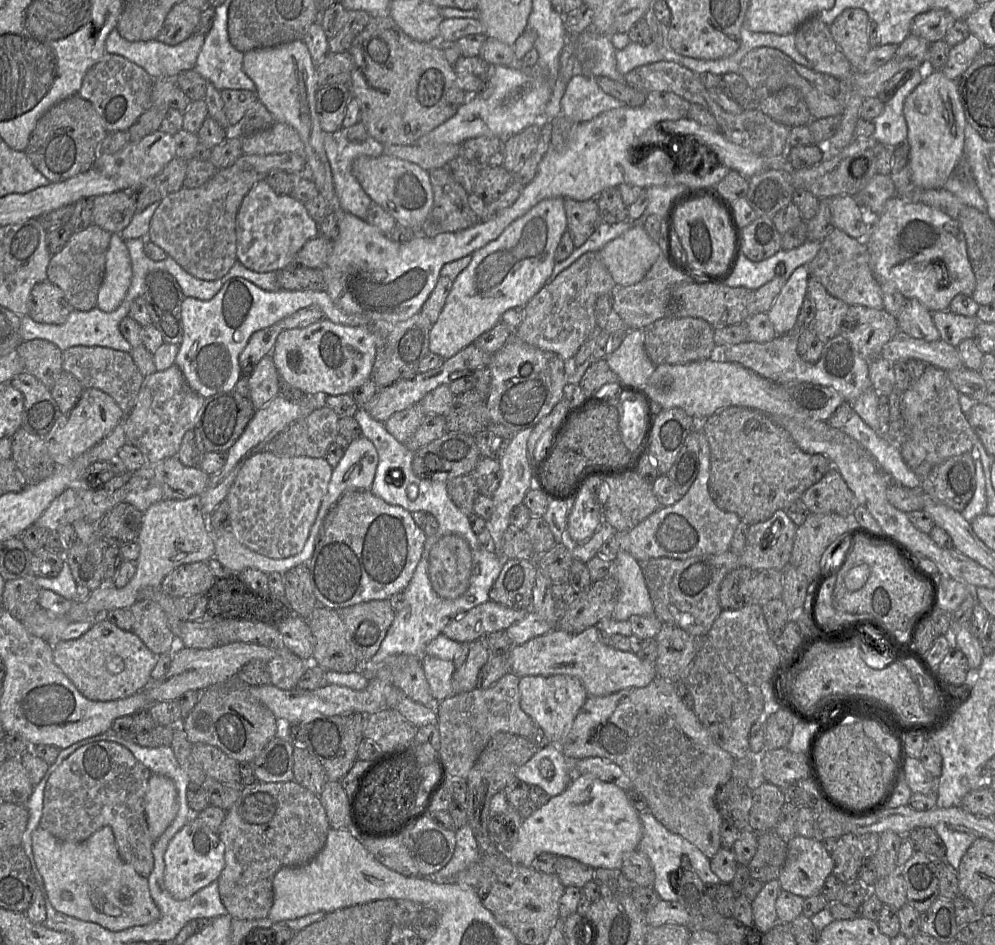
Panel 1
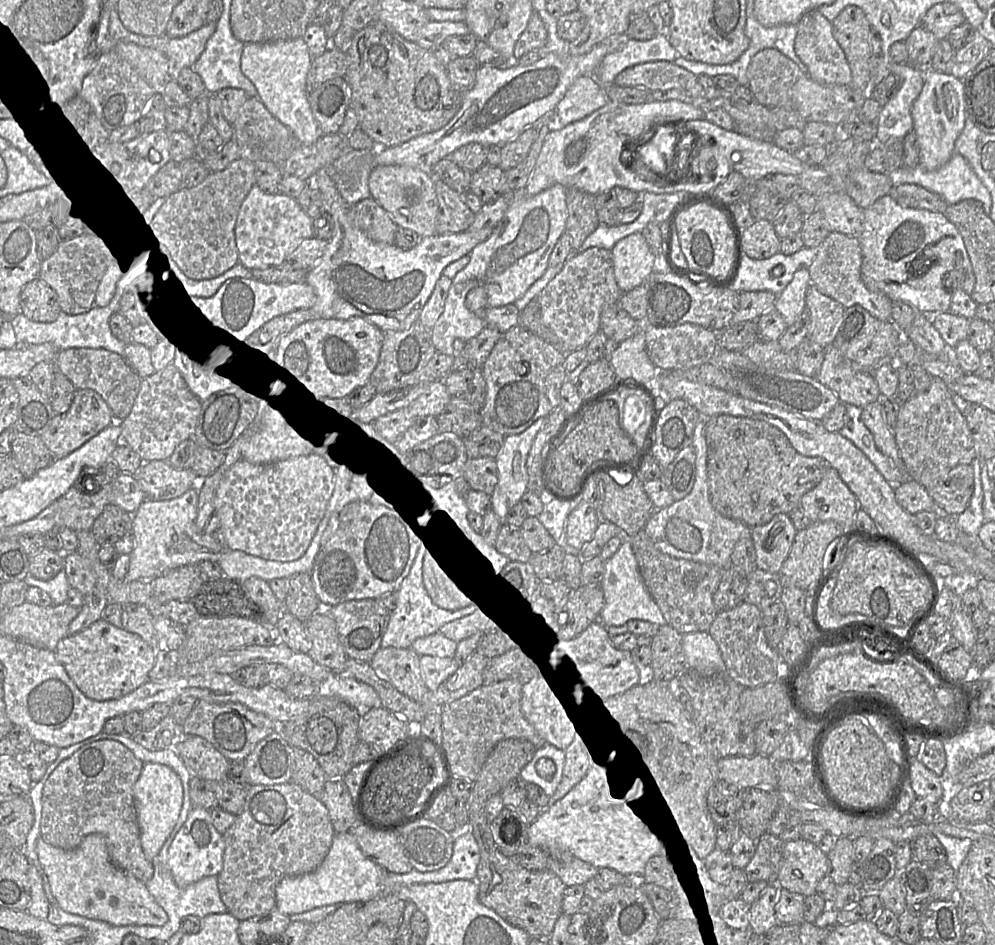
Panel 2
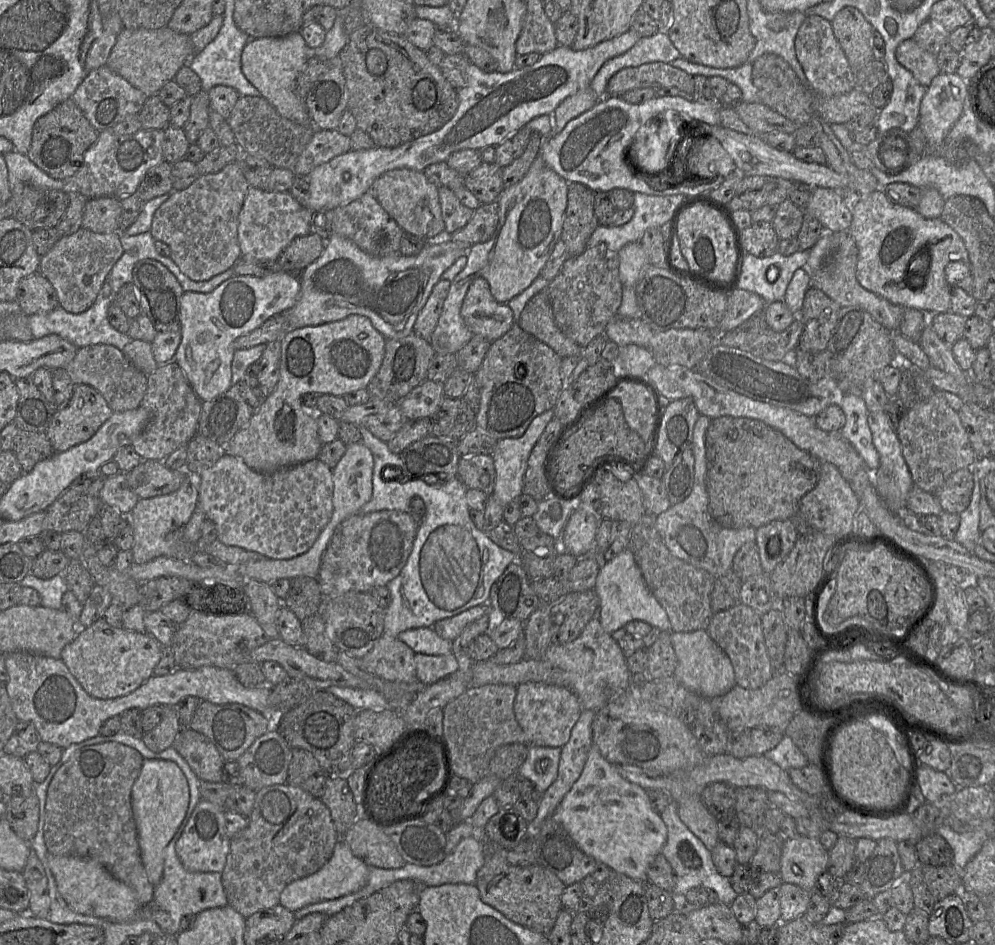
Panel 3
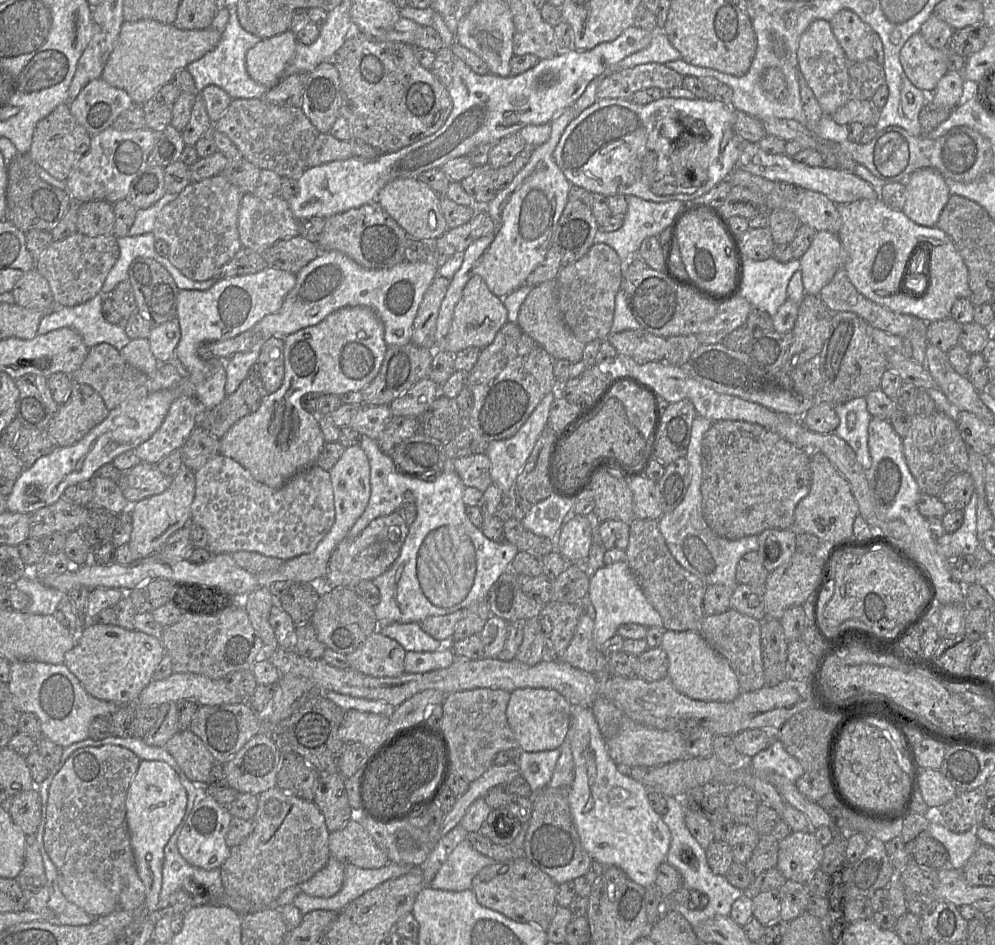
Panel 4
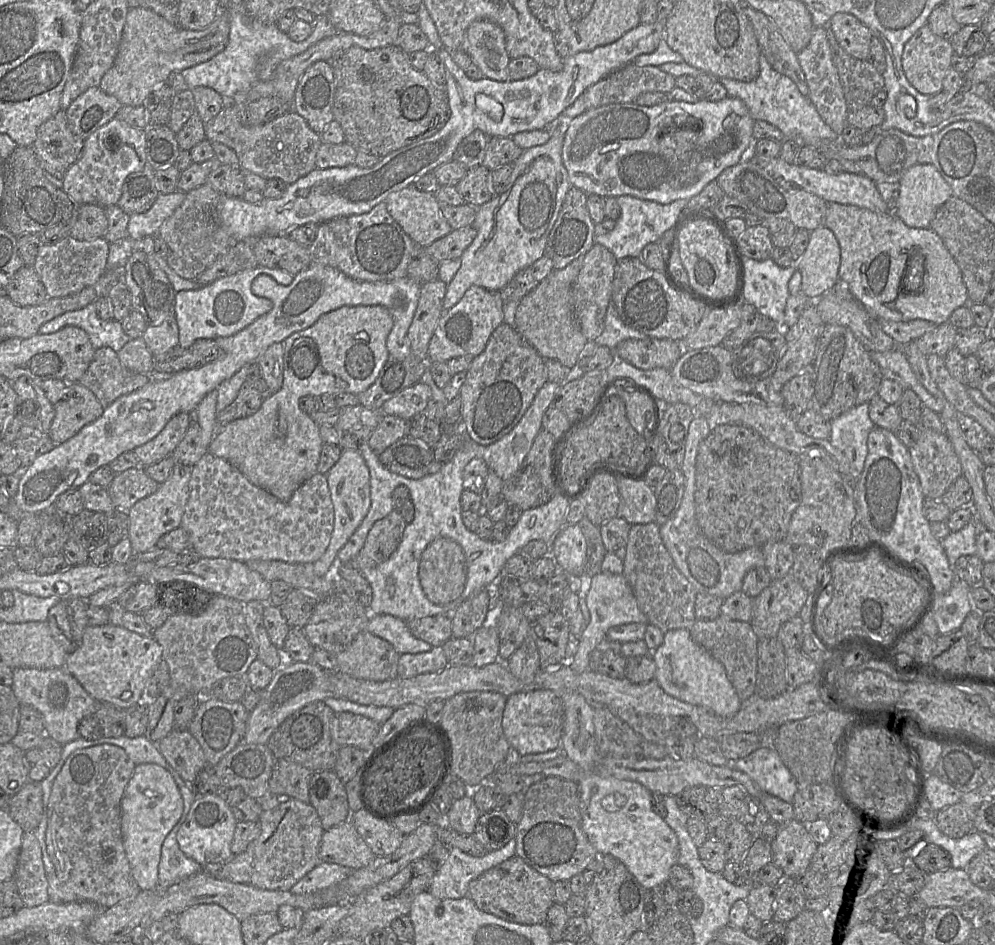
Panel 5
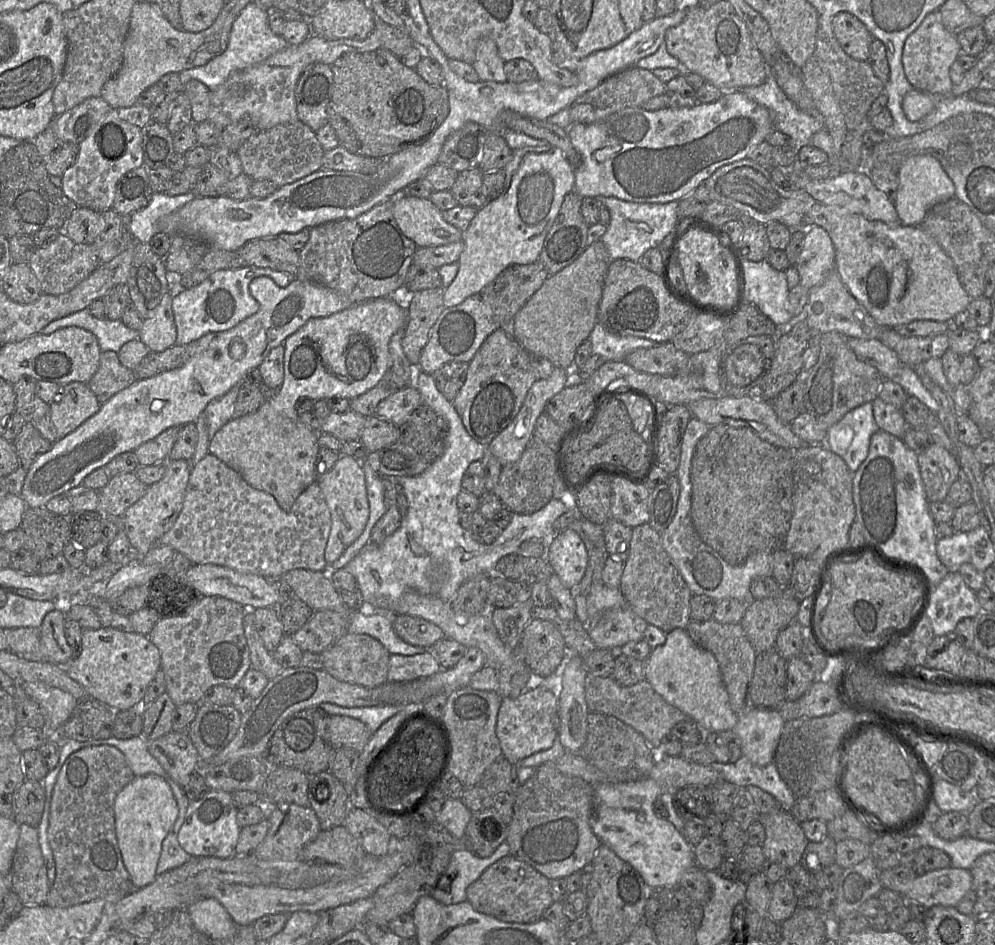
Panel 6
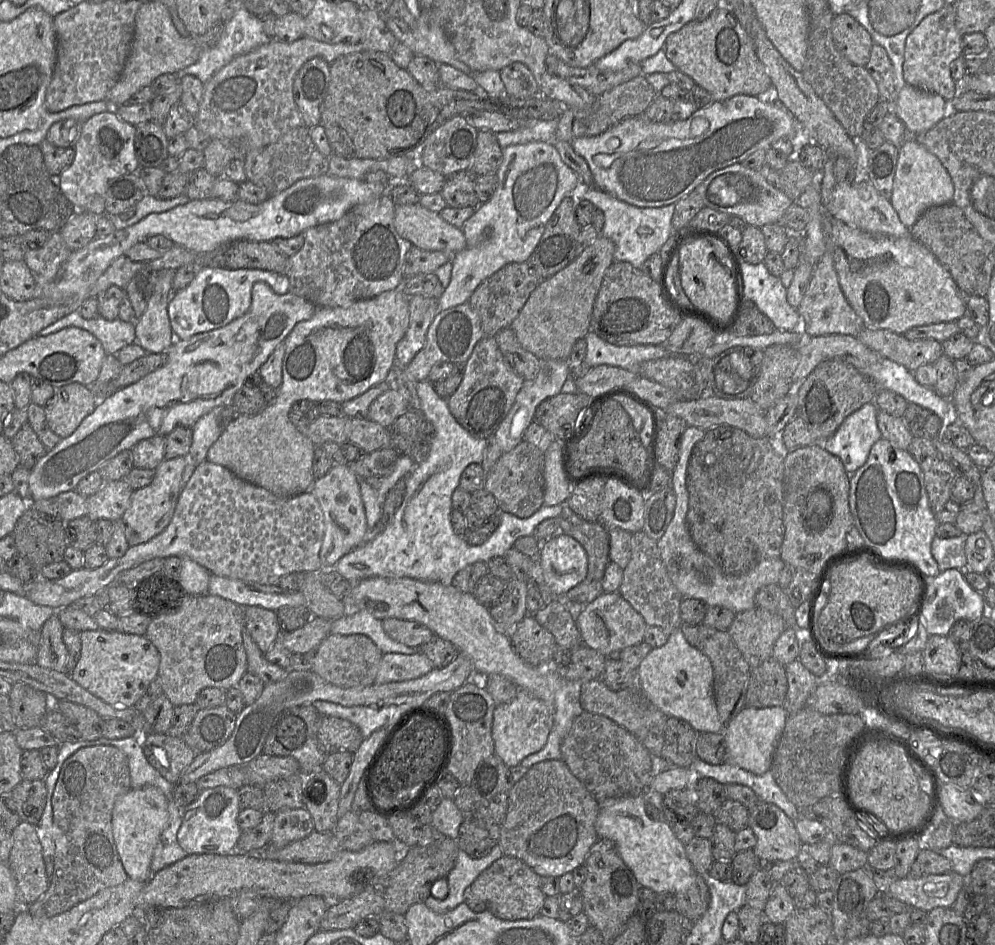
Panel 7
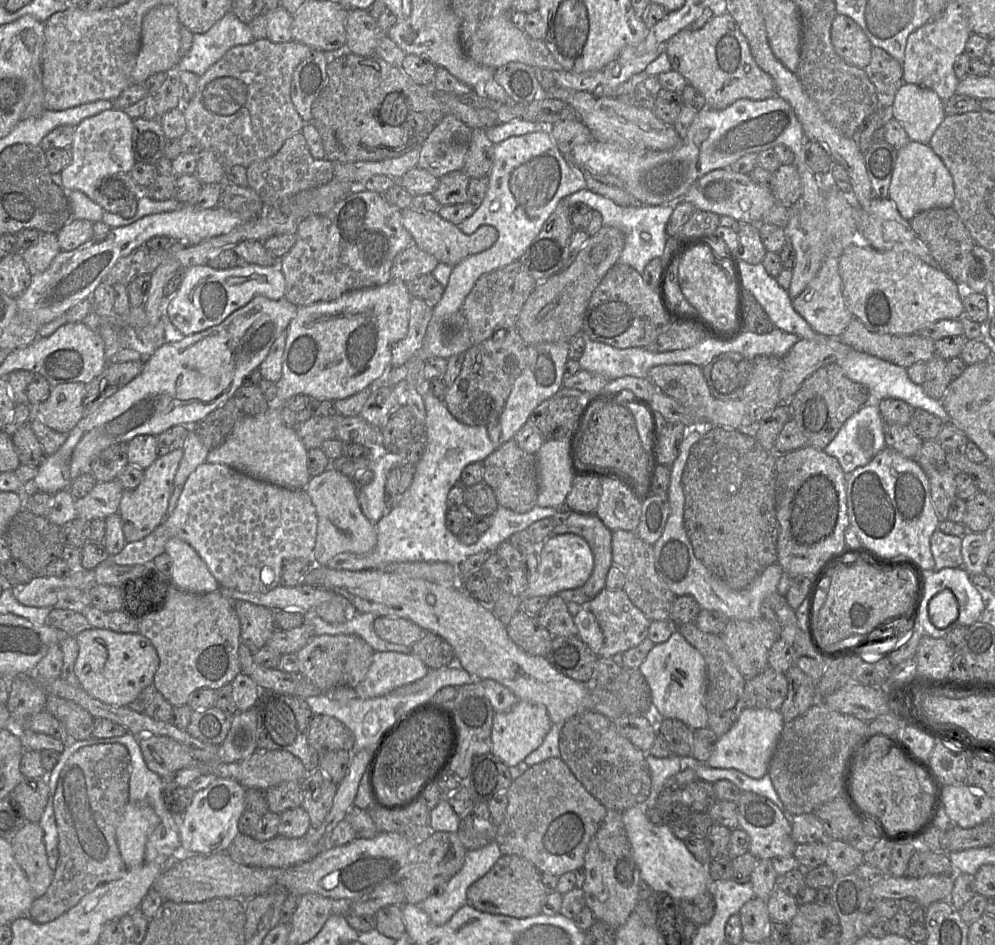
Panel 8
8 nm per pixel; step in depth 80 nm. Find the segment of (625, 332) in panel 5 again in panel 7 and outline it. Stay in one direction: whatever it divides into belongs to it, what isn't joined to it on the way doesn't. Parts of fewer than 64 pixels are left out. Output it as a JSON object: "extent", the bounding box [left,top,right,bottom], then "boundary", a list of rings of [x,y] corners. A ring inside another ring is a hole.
{"extent":[583,331,681,373],"boundary":[[[591,331],[586,334],[585,340],[587,349],[583,361],[590,367],[610,365],[639,373],[640,364],[644,361],[681,355],[671,353],[660,345],[616,346]]]}

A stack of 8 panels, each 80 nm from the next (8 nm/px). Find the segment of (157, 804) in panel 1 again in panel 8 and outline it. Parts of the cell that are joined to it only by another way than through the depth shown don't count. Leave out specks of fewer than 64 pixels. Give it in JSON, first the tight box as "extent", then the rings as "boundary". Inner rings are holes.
{"extent":[116,802,160,869],"boundary":[[[128,802],[116,827],[116,840],[128,869],[144,863],[146,842],[160,818],[147,803]]]}

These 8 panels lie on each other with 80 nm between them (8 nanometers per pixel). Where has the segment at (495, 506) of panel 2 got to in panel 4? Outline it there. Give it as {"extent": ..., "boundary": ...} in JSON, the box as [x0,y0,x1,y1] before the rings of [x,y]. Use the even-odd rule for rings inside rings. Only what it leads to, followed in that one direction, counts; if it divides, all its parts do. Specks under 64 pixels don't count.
{"extent":[485,393,555,496],"boundary":[[[548,393],[514,436],[488,444],[485,454],[491,462],[492,483],[497,485],[504,496],[512,494],[518,475],[522,471],[543,429],[548,424],[549,413],[554,400],[555,393]]]}

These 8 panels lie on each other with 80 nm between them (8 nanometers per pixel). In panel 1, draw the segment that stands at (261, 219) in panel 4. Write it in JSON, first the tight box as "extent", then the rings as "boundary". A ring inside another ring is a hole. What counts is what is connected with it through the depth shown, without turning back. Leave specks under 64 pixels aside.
{"extent":[236,180,318,273],"boundary":[[[261,180],[244,197],[236,217],[237,260],[257,273],[279,271],[291,266],[303,245],[318,235],[318,224],[310,217],[302,202],[291,195],[277,194],[265,180]]]}

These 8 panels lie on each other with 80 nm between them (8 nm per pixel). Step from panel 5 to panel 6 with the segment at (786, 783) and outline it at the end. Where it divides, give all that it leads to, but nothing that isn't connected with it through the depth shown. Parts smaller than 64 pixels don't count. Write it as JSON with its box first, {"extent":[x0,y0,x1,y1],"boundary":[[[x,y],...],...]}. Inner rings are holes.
{"extent":[710,756,796,811],"boundary":[[[745,756],[733,763],[714,762],[710,766],[721,778],[738,787],[756,786],[771,794],[785,811],[791,811],[796,797],[780,777],[774,762],[757,766]]]}

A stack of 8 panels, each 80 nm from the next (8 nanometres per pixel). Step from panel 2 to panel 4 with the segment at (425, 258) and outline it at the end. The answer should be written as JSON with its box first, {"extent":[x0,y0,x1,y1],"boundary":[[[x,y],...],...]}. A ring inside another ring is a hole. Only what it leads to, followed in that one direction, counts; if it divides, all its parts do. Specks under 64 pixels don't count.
{"extent":[252,251,442,346],"boundary":[[[339,251],[321,252],[296,274],[296,284],[287,294],[281,308],[261,319],[252,329],[255,334],[262,335],[262,341],[271,337],[284,338],[300,329],[314,326],[332,312],[344,307],[363,306],[373,310],[384,325],[384,340],[388,346],[403,346],[411,342],[412,325],[424,294],[438,275],[442,259],[435,255],[435,260],[426,262],[403,261],[391,268],[366,269]]]}

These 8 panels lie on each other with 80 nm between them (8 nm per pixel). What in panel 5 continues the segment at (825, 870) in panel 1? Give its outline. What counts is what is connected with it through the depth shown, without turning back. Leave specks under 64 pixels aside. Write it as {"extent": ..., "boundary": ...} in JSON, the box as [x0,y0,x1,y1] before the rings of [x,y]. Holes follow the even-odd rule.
{"extent":[771,819,818,879],"boundary":[[[798,819],[786,821],[779,824],[777,835],[771,842],[772,862],[782,869],[785,878],[798,879],[810,868],[811,860],[818,845],[810,835],[807,824]]]}

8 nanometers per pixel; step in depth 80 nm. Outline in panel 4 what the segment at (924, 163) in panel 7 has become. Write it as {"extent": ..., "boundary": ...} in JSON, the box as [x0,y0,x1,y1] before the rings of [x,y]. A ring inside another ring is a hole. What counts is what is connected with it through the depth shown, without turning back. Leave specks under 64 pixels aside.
{"extent":[902,168,951,227],"boundary":[[[921,168],[911,173],[904,186],[906,201],[902,212],[918,225],[926,227],[935,226],[951,196],[944,177],[933,168]]]}

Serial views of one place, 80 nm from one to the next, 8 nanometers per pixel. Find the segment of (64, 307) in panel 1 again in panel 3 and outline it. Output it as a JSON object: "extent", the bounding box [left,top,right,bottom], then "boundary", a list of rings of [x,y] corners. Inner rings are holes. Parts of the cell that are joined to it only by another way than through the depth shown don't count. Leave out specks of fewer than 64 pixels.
{"extent":[17,271,59,315],"boundary":[[[39,271],[21,280],[17,303],[26,315],[48,313],[59,306],[55,288]]]}

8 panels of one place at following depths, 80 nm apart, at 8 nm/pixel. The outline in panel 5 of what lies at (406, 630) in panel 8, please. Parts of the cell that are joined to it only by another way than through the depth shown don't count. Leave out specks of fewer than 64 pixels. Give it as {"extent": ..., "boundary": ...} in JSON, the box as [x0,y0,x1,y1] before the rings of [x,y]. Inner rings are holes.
{"extent":[405,615,452,646],"boundary":[[[436,615],[405,621],[412,635],[429,643],[442,646],[452,638],[451,615]]]}

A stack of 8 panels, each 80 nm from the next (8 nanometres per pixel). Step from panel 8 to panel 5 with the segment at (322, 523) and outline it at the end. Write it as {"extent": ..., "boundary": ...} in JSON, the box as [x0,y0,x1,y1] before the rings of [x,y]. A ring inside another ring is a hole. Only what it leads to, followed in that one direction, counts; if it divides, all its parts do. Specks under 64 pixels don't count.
{"extent":[310,451,370,577],"boundary":[[[342,451],[339,460],[325,475],[334,508],[334,529],[327,550],[323,556],[316,562],[310,563],[314,574],[318,577],[332,575],[336,567],[338,552],[359,527],[370,507],[370,474],[359,451]]]}

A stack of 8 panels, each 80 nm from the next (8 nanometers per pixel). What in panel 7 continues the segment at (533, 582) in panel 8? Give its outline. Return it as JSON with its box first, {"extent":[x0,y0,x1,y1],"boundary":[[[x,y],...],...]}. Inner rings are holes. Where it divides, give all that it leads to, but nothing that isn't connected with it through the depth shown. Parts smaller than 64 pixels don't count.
{"extent":[538,534,588,597],"boundary":[[[557,534],[542,541],[538,560],[545,583],[554,597],[564,597],[588,572],[588,557],[582,542],[567,534]]]}

